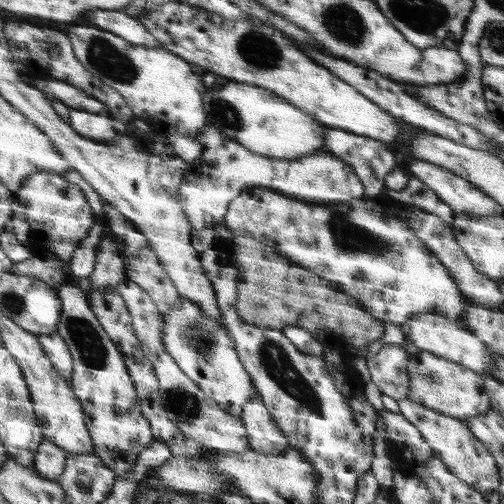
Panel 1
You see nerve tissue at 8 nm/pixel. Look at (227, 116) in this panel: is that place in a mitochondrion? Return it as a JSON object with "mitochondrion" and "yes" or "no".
{"mitochondrion":"yes"}

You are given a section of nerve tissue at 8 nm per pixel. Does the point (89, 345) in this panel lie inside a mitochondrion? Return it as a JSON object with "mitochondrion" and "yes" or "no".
{"mitochondrion":"yes"}

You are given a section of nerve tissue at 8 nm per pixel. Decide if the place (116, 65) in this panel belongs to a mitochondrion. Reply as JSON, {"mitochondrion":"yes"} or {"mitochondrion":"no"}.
{"mitochondrion":"yes"}

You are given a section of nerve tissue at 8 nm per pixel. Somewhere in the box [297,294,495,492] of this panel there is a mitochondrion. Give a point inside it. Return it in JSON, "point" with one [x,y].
{"point":[431,379]}

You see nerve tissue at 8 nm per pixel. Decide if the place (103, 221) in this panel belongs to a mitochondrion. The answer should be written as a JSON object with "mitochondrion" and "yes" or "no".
{"mitochondrion":"no"}

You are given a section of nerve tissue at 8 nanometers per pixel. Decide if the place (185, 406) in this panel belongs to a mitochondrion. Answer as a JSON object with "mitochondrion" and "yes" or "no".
{"mitochondrion":"yes"}

